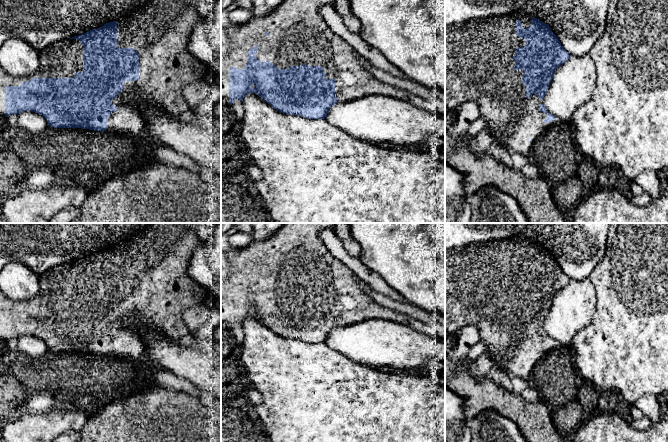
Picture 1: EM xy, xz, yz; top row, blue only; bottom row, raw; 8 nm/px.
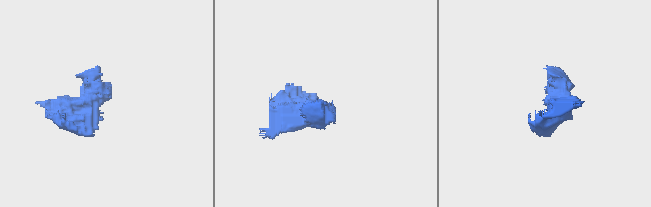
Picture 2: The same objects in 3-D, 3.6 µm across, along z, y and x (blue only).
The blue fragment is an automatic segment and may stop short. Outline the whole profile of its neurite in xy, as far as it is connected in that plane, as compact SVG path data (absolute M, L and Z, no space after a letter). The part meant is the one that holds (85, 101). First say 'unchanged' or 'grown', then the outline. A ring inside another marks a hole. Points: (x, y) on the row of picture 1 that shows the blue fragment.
grown; M144 0L137 9L131 11L117 21L106 23L97 29L92 29L84 34L70 39L58 41L39 51L39 68L36 72L27 77L12 76L0 66L0 116L7 117L11 114L18 115L23 111L32 111L42 115L48 122L48 125L54 128L81 128L101 132L106 131L139 136L140 134L146 132L146 118L137 106L122 100L122 96L125 93L134 92L139 96L139 100L141 102L157 108L173 118L179 117L182 113L190 109L183 96L183 88L195 81L209 78L207 73L208 68L194 58L187 49L187 45L190 41L195 25L198 24L201 19L202 17L197 10L197 0Z

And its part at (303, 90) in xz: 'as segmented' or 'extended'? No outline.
extended

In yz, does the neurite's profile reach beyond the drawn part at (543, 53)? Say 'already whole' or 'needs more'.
needs more

